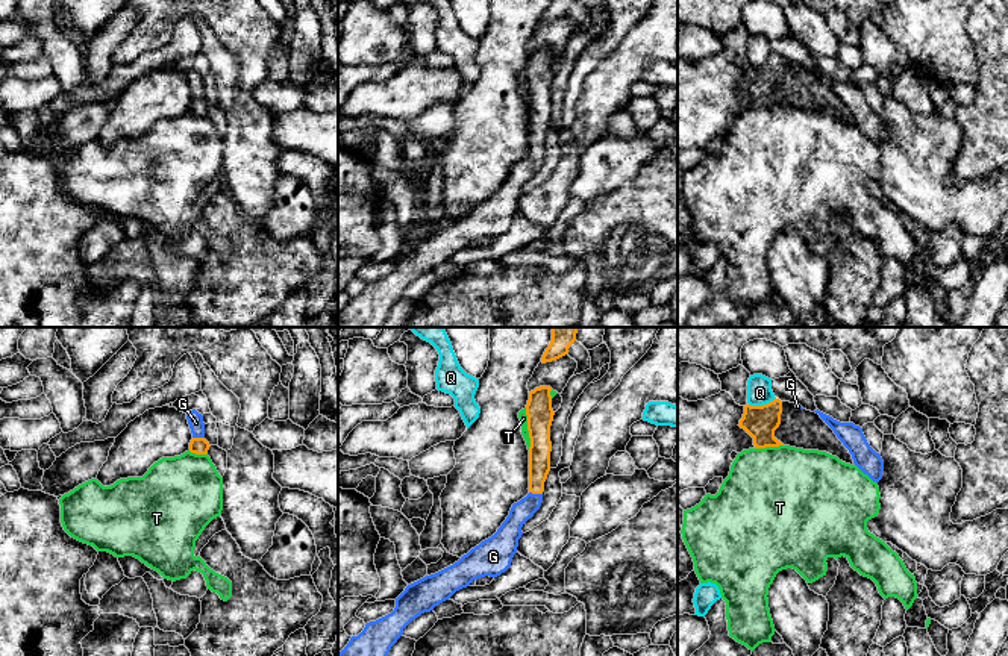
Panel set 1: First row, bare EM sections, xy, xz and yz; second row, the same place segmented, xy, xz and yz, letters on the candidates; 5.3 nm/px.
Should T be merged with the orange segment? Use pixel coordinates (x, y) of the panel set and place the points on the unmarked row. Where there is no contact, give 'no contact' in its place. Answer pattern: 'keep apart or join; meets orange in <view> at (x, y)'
keep apart; meets orange in xz at (528, 90)

